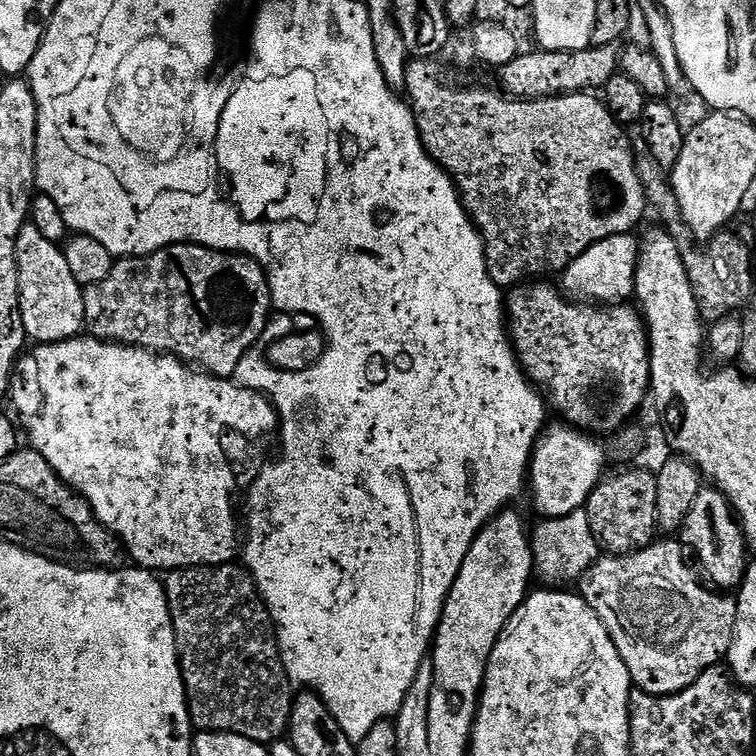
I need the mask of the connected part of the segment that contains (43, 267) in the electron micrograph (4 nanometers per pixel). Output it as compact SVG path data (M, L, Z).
M25 226L16 239L20 275L20 313L24 334L37 345L57 344L81 335L84 328L84 288L70 274L61 245L47 241L33 226Z

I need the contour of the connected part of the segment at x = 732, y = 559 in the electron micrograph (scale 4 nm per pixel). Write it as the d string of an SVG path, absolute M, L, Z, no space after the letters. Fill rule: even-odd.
M705 486L700 491L694 506L690 510L690 518L686 518L684 523L682 540L689 549L692 547L696 551L701 566L708 571L709 578L713 580L711 583L717 589L739 589L750 563L750 557L748 557L750 549L748 541L744 539L744 529L741 528L732 505L729 504L724 493L719 488Z

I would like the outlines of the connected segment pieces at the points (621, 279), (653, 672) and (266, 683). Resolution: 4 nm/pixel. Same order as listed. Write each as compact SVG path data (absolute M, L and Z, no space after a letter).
M611 235L596 242L568 264L561 275L561 289L569 299L596 304L618 304L635 293L636 270L639 264L640 242L635 235Z
M660 538L649 548L628 556L601 555L600 576L595 576L592 570L585 572L578 588L579 595L591 604L602 626L606 626L622 662L626 662L626 670L630 670L633 685L651 696L672 696L689 688L706 669L717 667L727 657L734 634L735 599L711 587L703 588L688 569L683 551L679 539Z
M239 563L219 564L218 566L202 566L201 568L175 568L167 573L162 580L164 593L168 596L168 605L172 615L172 625L176 635L176 652L180 655L180 673L184 676L184 693L188 696L188 713L192 719L192 727L197 733L202 732L229 732L238 734L242 738L250 738L254 742L271 746L277 740L285 739L288 723L292 717L292 702L294 699L293 681L288 679L288 671L280 661L280 644L276 640L276 625L272 622L272 615L256 589L256 581L251 572Z

